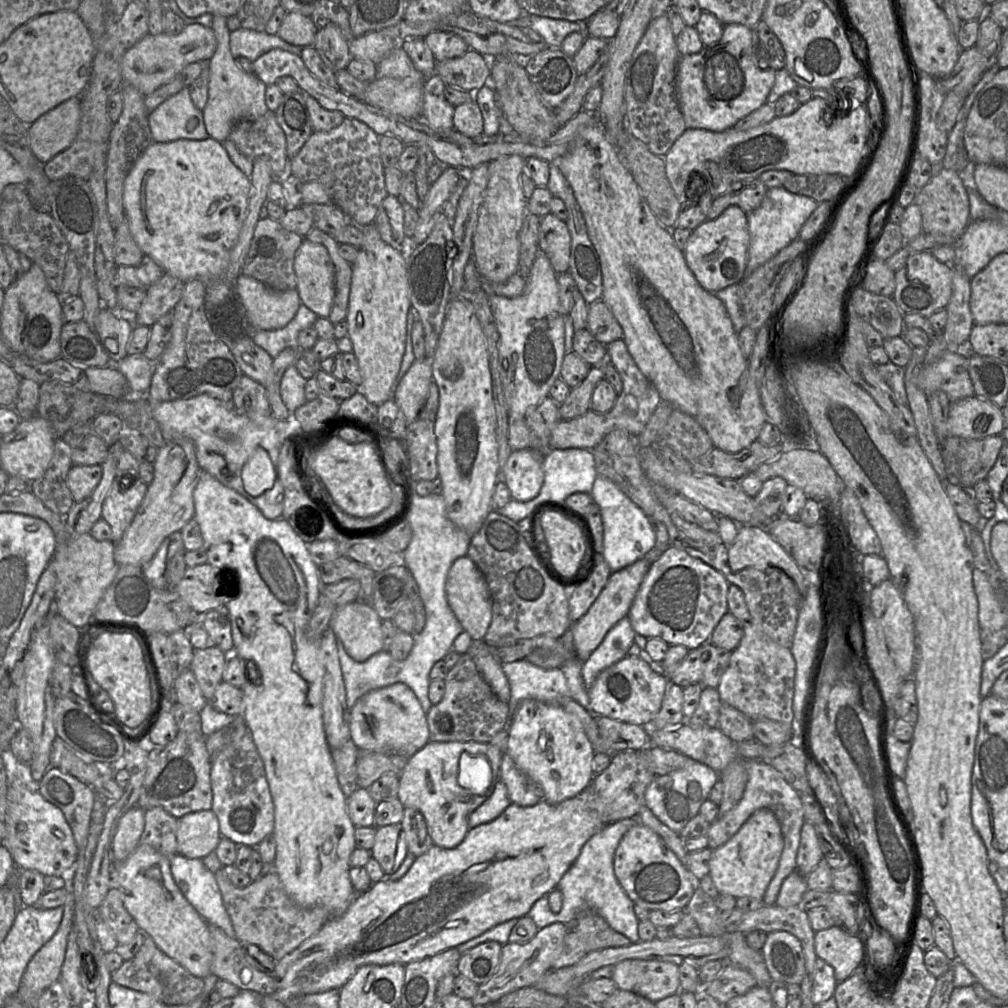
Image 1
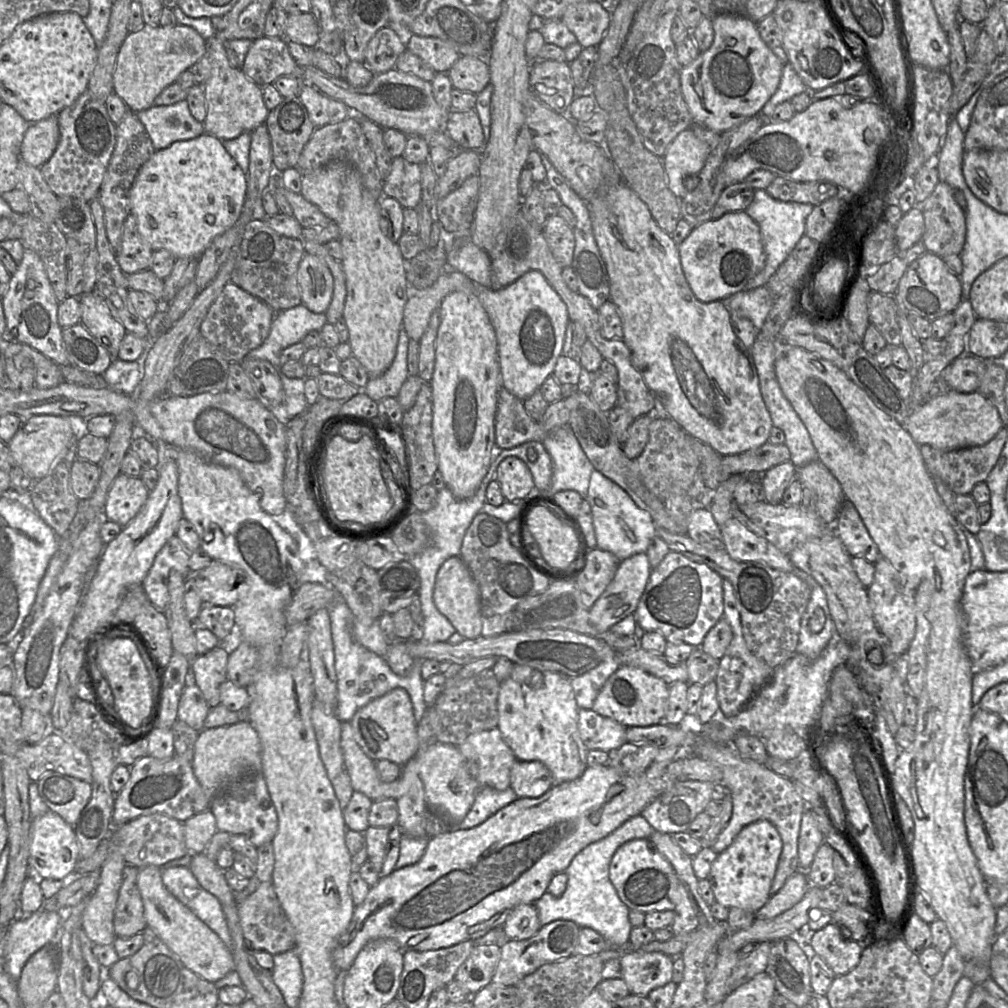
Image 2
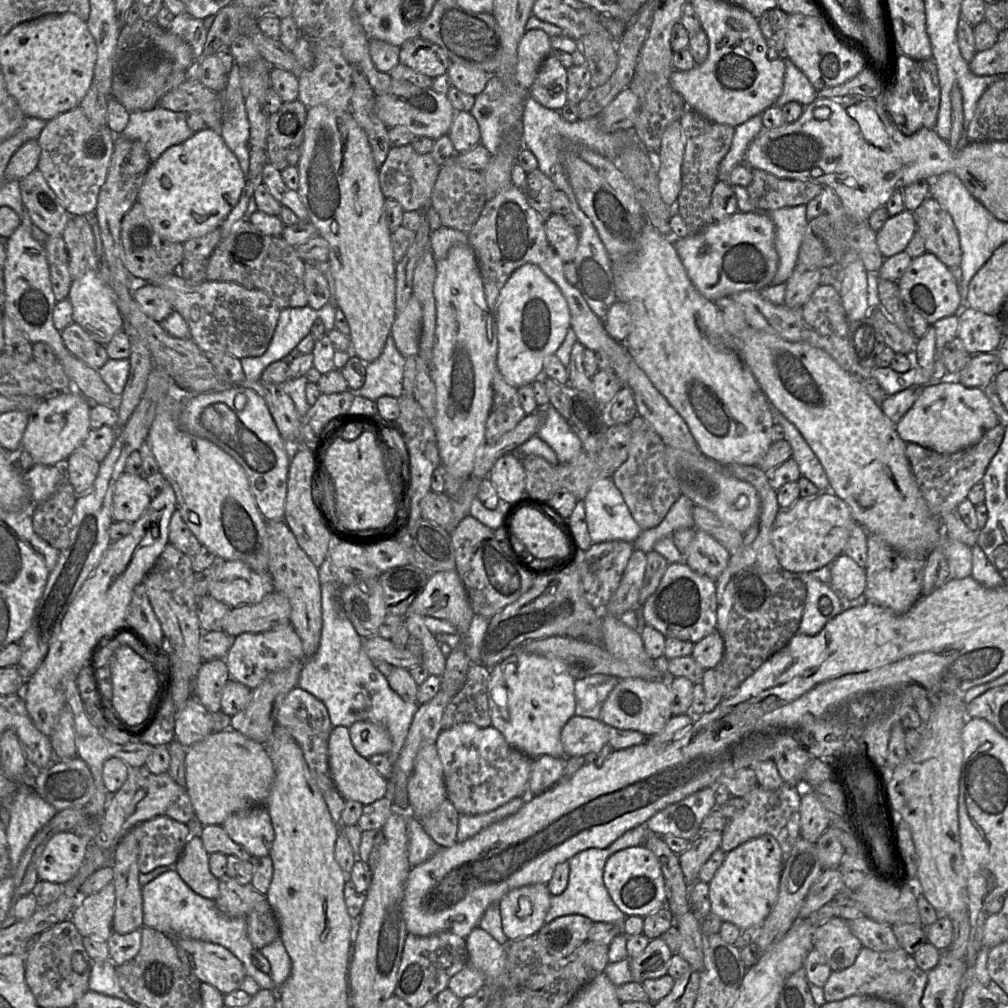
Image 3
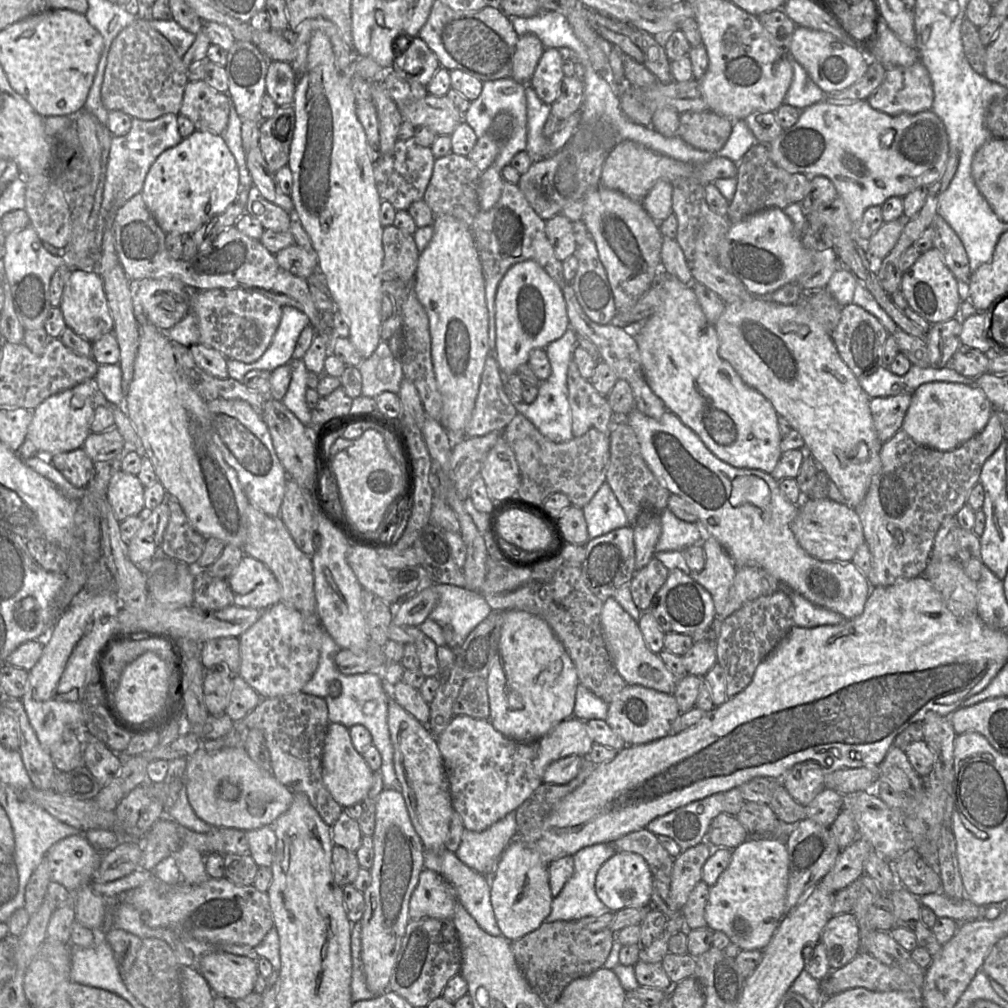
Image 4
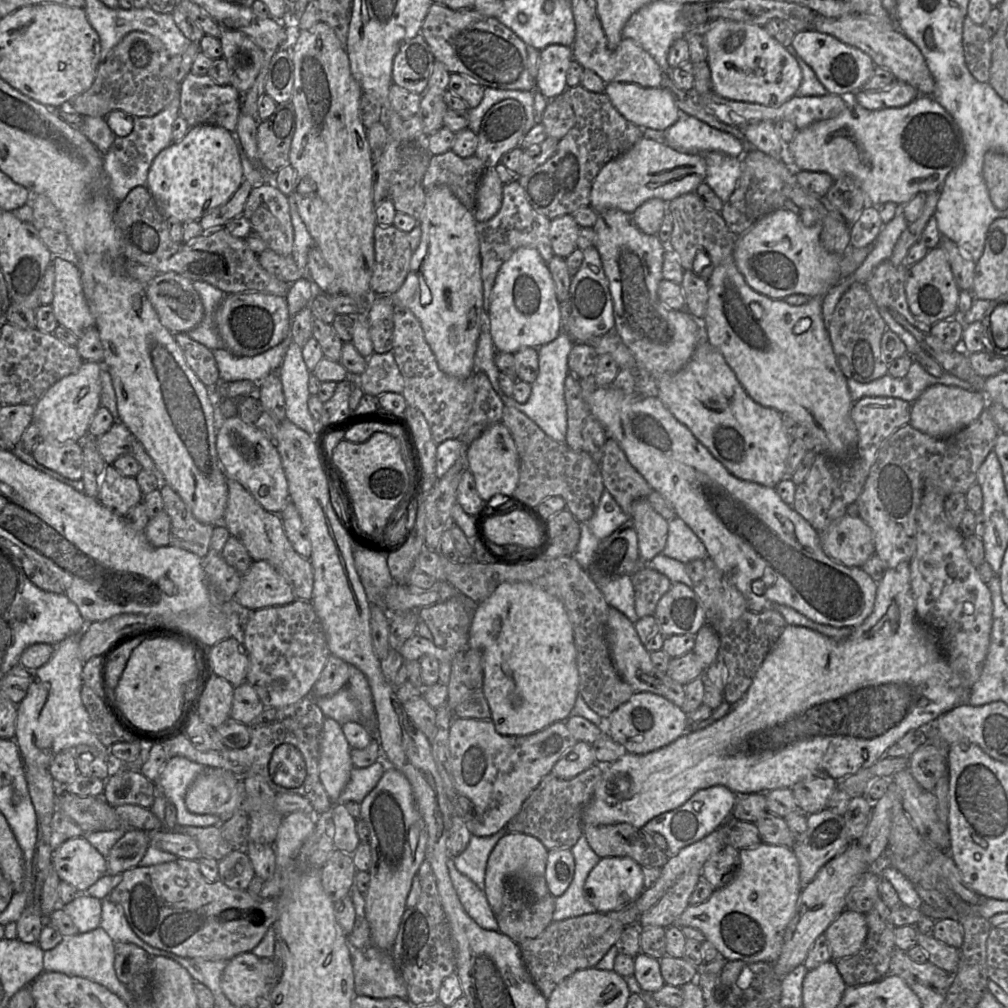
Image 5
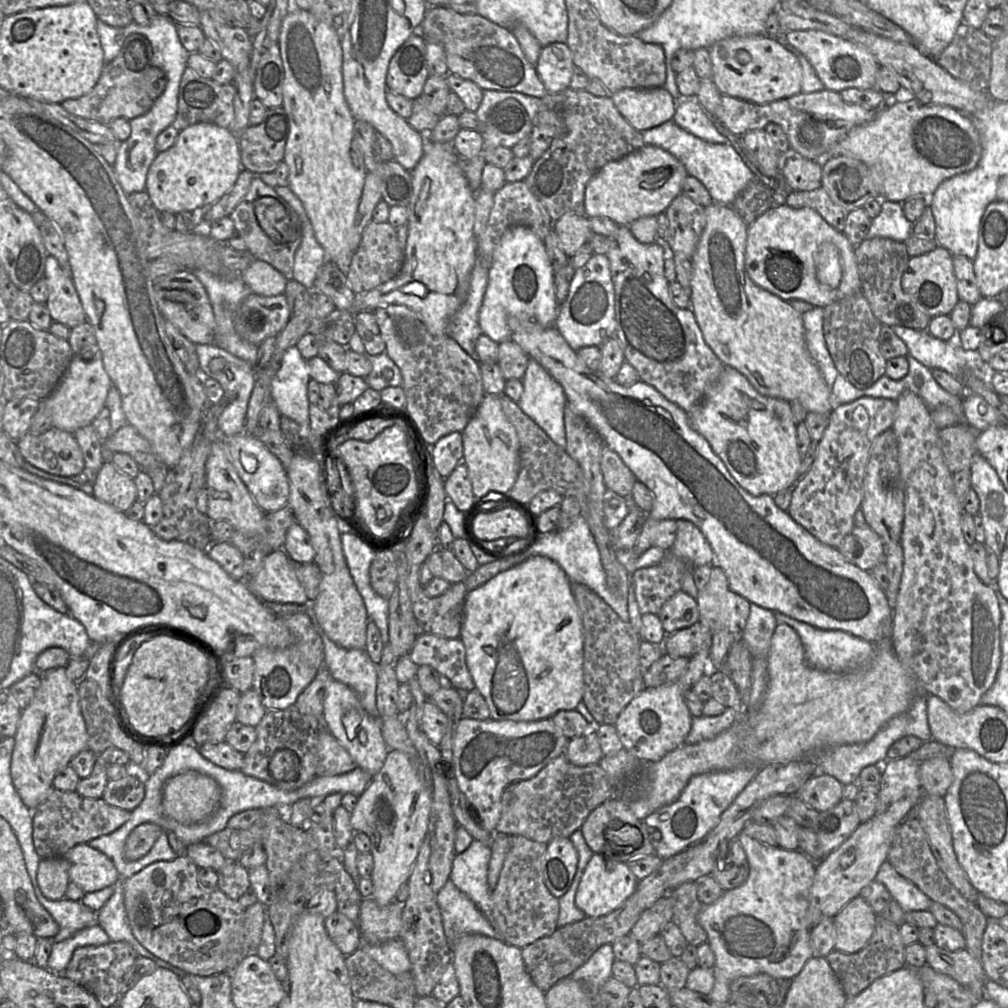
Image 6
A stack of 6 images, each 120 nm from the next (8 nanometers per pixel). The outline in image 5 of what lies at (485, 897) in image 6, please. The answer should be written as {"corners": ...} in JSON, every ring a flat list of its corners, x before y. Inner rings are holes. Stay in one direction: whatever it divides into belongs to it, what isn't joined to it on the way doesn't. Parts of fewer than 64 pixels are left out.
{"corners":[[502,829,487,837,472,835,467,848,453,858,457,870,481,890,485,889,485,872,489,855,497,842,507,833,509,832,506,829]]}

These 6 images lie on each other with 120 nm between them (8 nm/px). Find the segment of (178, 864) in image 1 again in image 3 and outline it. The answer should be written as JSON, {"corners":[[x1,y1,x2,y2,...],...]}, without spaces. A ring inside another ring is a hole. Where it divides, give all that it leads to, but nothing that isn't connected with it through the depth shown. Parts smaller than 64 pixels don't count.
{"corners":[[175,870,164,872,152,881,142,886,143,899,143,926,153,928,171,938,190,938,205,942,219,944,228,949,243,964,246,975,253,978,261,989,275,990,275,985,269,974,258,970,252,961,254,946,247,934,247,924,245,917,229,917,223,914,217,907,215,900,204,898,196,894,180,878]]}

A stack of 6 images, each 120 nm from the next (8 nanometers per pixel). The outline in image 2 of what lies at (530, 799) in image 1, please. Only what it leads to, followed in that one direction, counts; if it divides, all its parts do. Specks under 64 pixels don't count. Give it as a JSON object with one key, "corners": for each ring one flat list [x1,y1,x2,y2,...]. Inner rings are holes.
{"corners":[[517,760,510,772,510,787,519,798,538,798,553,786,549,769,540,761]]}

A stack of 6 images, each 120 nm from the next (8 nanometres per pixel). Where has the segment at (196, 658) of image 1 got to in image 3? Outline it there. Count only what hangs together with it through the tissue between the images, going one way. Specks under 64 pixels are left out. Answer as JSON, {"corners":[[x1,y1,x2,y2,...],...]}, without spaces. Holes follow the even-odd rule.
{"corners":[[225,658,204,661,193,681,193,695,211,713,221,710,221,695,230,679]]}

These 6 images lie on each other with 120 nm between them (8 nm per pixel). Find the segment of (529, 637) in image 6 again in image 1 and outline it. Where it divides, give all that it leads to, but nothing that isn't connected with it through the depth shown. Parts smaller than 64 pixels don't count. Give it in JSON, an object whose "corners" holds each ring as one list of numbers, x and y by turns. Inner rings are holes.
{"corners":[[534,699,523,700,508,726,506,754,532,782,543,791,543,799,559,804,589,788,595,773,595,751,580,719,560,706]]}

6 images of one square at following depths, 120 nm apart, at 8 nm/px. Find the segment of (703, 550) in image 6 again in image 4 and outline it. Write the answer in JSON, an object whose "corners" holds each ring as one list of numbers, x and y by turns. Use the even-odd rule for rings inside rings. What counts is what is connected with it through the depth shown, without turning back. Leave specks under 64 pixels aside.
{"corners":[[668,508,661,512,661,534,655,552,682,551,683,549,703,542,704,533,697,523,677,518]]}

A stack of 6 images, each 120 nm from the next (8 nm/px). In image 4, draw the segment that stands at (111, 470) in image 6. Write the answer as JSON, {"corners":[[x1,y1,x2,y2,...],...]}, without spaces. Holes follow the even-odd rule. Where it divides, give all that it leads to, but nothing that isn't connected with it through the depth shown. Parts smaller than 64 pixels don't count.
{"corners":[[122,470,115,472,106,491,106,500,115,518,121,522,129,516,144,515,145,487,137,475]]}

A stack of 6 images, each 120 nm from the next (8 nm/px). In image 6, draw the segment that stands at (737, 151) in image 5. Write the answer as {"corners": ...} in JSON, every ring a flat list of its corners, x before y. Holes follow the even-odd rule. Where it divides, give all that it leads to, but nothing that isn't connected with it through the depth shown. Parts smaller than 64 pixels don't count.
{"corners":[[680,95,673,120,682,129,705,141,729,143,717,129,717,121,702,108,696,98,684,98]]}

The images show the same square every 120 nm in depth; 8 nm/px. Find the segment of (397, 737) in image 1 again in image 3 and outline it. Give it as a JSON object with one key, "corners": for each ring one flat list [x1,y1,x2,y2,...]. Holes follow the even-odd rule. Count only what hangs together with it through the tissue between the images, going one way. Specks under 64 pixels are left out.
{"corners":[[357,721,348,729,353,747,361,756,369,759,376,754,389,755,392,739,382,725,370,721]]}

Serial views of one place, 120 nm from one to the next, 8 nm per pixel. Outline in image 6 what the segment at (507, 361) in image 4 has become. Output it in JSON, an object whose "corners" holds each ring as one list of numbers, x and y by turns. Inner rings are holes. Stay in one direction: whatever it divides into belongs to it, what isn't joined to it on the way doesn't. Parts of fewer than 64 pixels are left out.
{"corners":[[512,226,508,228,494,251,488,273,487,289,479,311,479,325,482,334,498,344,511,340,511,329,508,325,508,319,512,316,534,319,544,327,554,326,559,308,555,295,554,275,544,241,527,227]]}

